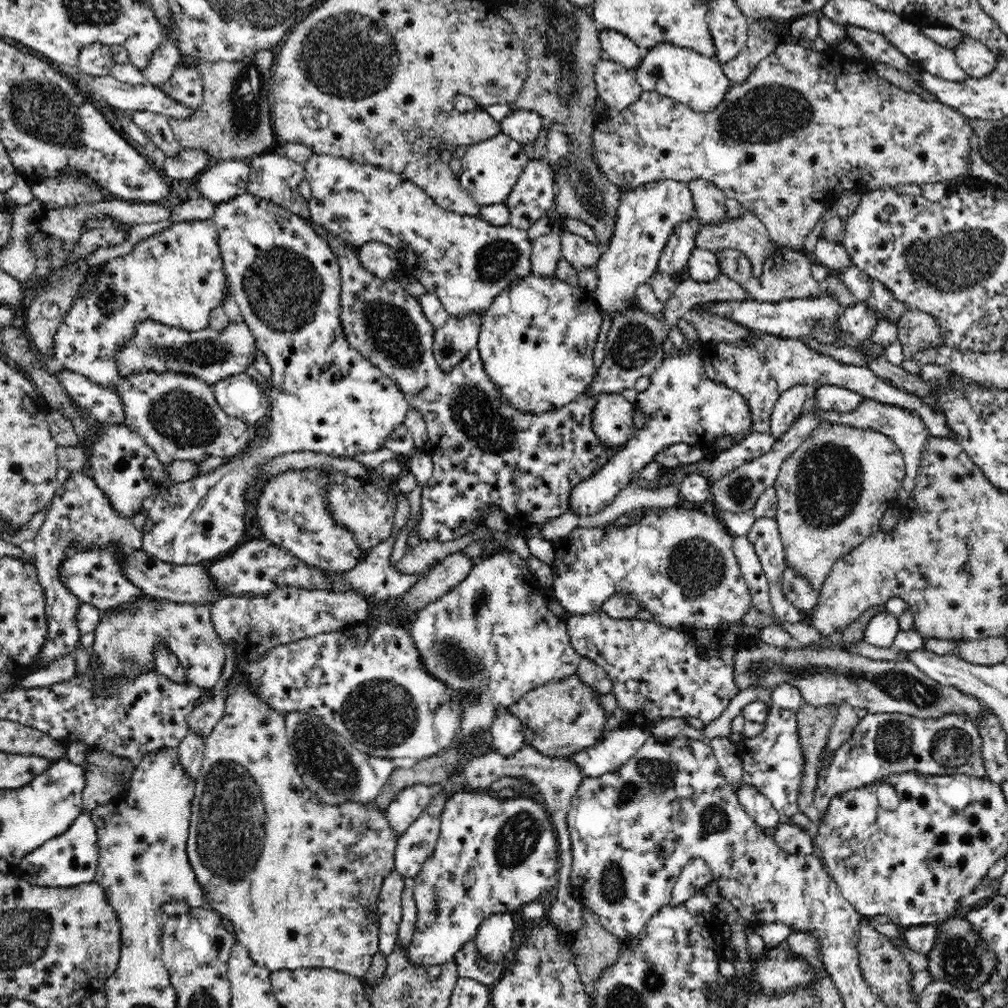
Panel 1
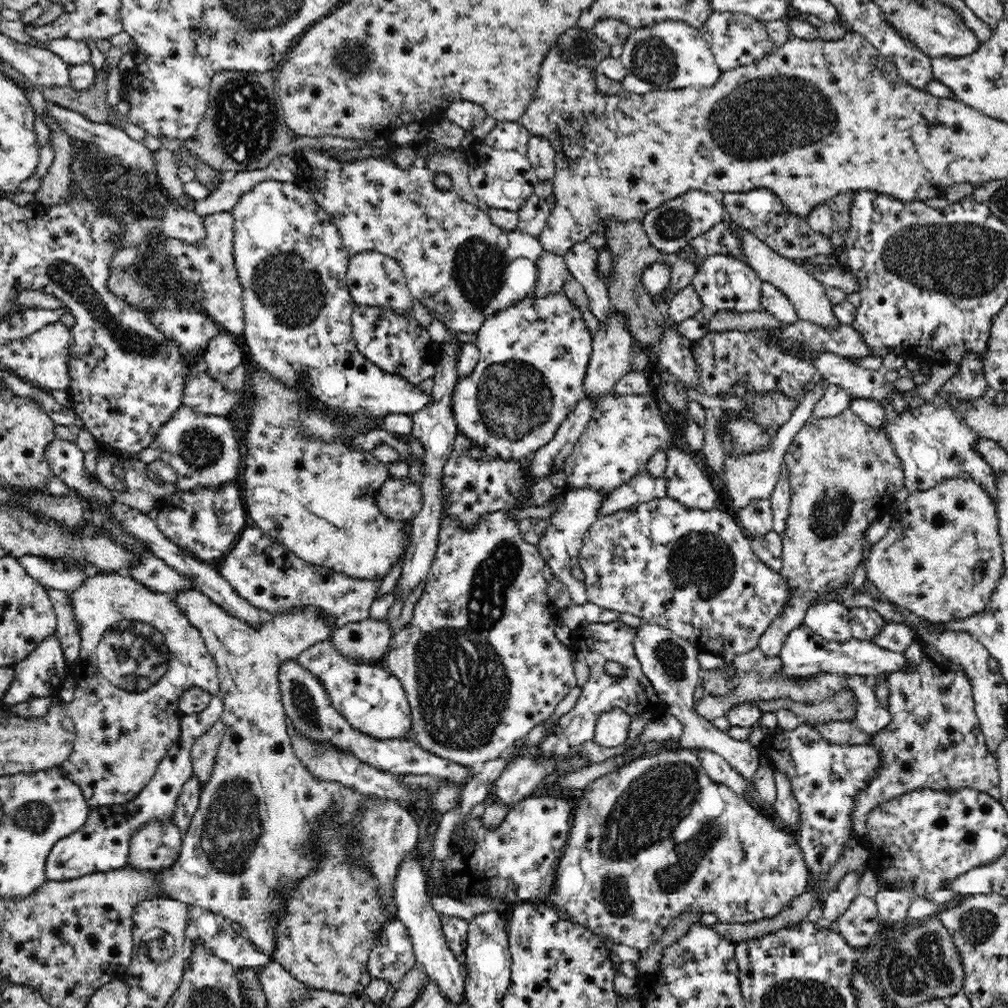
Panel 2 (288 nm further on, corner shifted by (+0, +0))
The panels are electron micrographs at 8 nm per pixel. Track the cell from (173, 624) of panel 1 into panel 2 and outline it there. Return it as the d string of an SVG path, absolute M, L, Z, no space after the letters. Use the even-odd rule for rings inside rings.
M100 574L94 578L86 578L84 584L74 590L74 592L66 592L68 600L70 600L70 608L72 608L72 618L76 622L76 630L78 636L82 640L80 644L80 660L76 666L82 668L82 680L78 680L78 688L74 694L74 700L70 704L66 704L68 714L72 716L74 724L76 724L76 744L74 750L70 754L70 758L66 762L62 762L60 770L66 778L70 778L74 784L78 784L86 796L86 802L92 808L102 808L102 806L124 806L128 802L132 802L146 786L148 782L154 778L160 762L164 756L170 754L170 750L174 748L174 744L178 744L180 740L180 722L182 722L182 710L178 708L180 698L186 690L206 690L212 696L220 696L220 670L218 664L214 660L212 654L208 654L208 648L200 636L200 632L188 622L188 616L184 616L184 612L180 610L180 606L176 604L176 600L172 598L172 594L164 594L164 592L152 592L150 588L138 584L136 580L132 580L128 574Z

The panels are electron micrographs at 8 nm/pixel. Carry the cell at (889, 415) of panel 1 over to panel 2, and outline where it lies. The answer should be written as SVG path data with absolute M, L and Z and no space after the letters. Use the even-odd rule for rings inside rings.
M968 352L956 366L956 374L942 386L940 392L936 392L936 396L926 406L906 408L906 414L900 418L896 416L896 422L892 424L884 424L884 430L890 436L890 442L894 444L894 450L904 466L904 482L908 492L928 490L944 480L968 474L972 480L980 482L980 486L998 504L996 472L978 452L978 440L982 436L978 432L972 432L972 428L964 420L964 412L960 412L962 402L984 398L990 388L984 372L984 358L976 352Z

